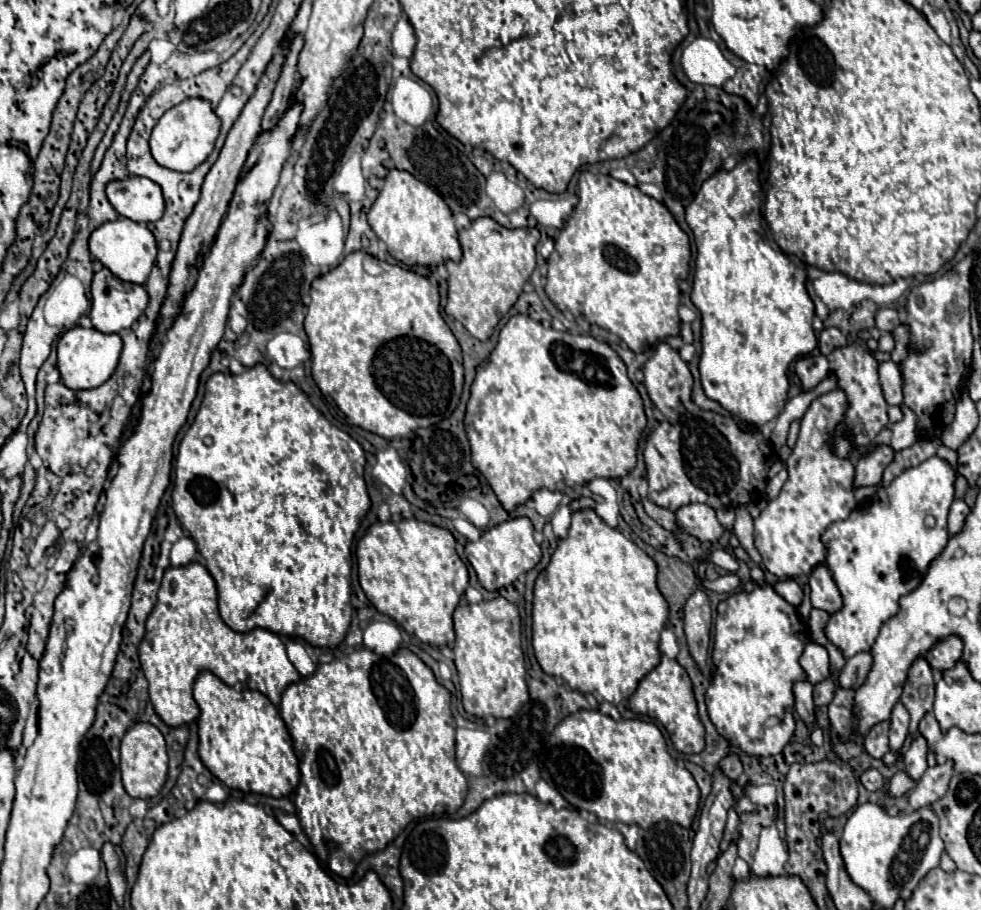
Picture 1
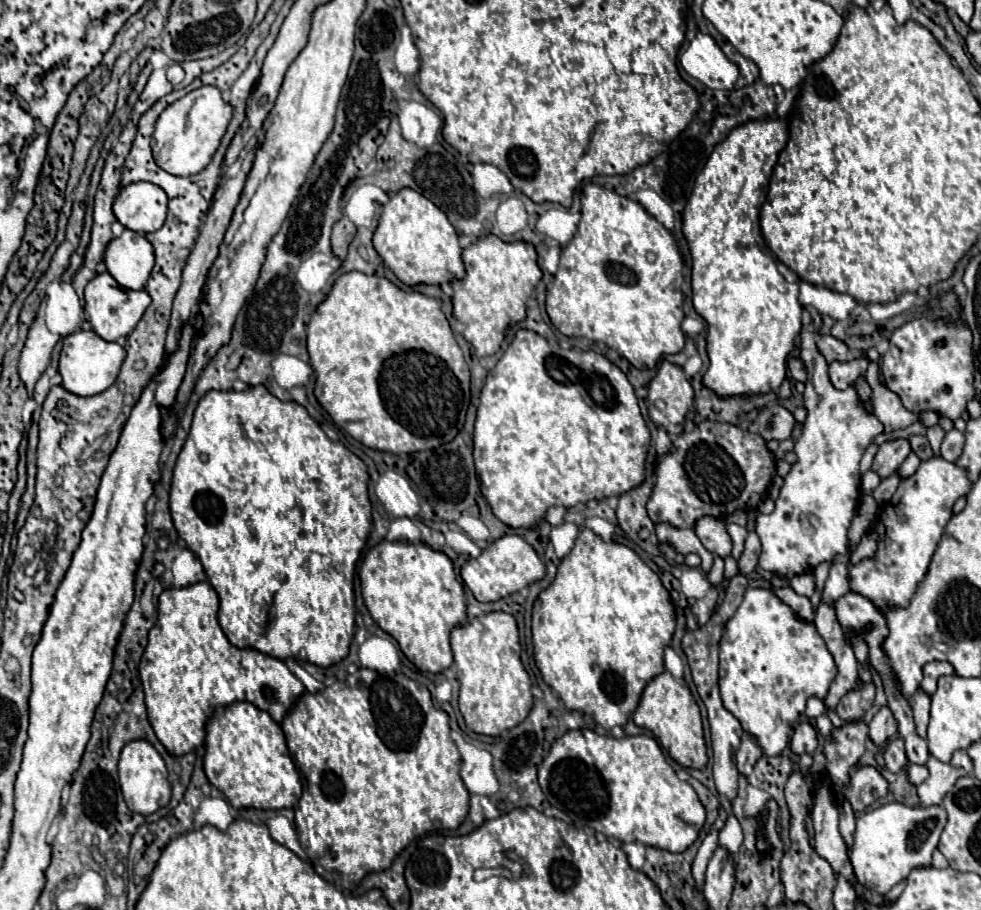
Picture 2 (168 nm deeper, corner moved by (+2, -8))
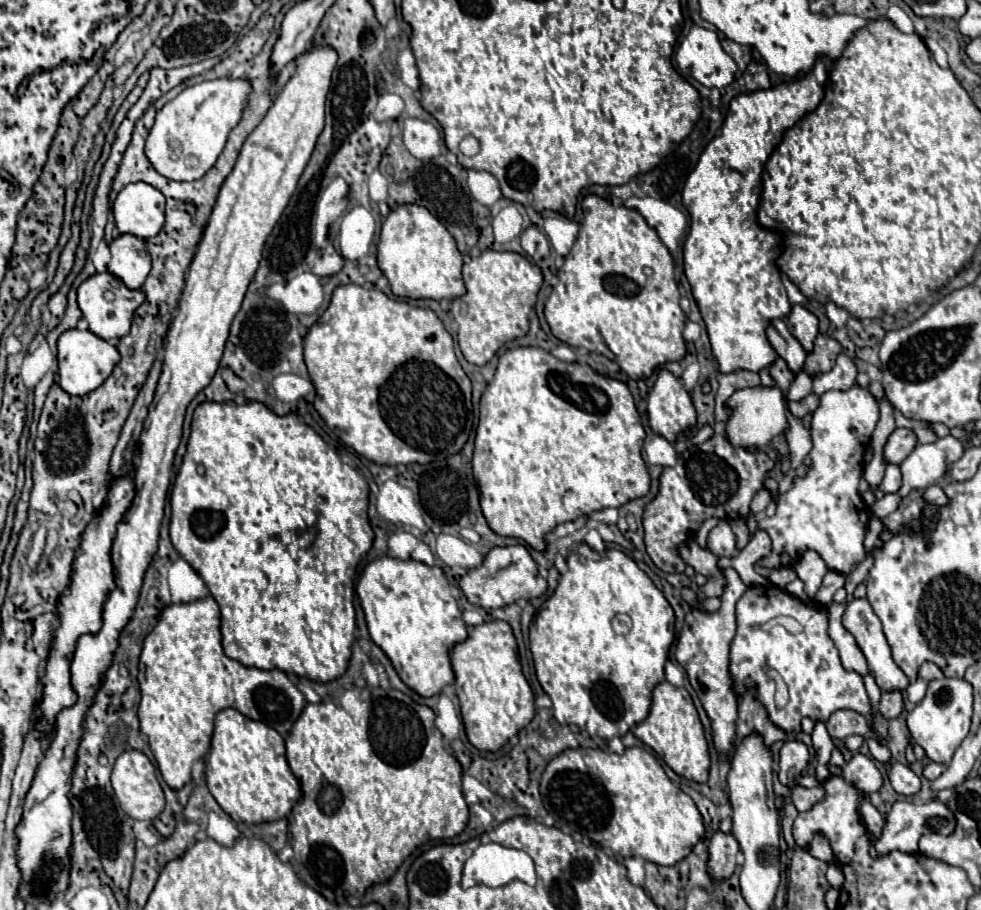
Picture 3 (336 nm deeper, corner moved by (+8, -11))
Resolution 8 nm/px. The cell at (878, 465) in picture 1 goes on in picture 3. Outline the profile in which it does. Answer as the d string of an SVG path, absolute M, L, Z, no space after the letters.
M895 429L885 445L885 461L899 465L917 445L917 437L911 429Z

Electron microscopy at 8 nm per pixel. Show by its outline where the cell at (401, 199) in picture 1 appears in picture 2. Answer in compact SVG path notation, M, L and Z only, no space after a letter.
M401 188L389 196L387 204L383 204L383 212L373 234L373 246L383 262L407 286L415 286L419 282L441 284L465 276L459 238L449 218L431 200L411 188Z

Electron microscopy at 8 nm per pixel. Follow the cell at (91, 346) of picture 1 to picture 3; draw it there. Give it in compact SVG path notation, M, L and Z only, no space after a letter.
M69 329L65 331L59 341L59 385L63 391L69 395L87 395L95 391L113 371L113 367L119 363L119 351L105 339L97 337L91 331L79 331L79 329Z

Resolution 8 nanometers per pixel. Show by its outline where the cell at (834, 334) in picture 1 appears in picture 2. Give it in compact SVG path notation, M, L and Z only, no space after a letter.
M819 336L817 338L817 350L823 354L823 358L827 360L827 364L839 360L839 362L849 362L849 348L833 338L833 336Z

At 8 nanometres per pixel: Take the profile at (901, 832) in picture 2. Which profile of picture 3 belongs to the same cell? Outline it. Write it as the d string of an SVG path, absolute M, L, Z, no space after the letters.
M937 799L923 803L923 805L915 805L909 801L897 801L897 803L893 803L893 807L887 815L881 839L875 841L873 845L879 855L887 855L889 851L895 851L895 849L901 849L905 853L917 853L919 837L925 833L931 833L931 831L941 831L941 829L955 829L955 815L945 803L941 803Z

